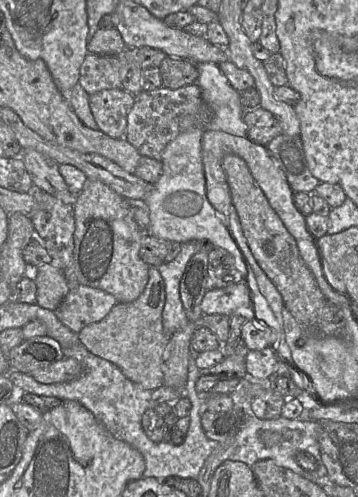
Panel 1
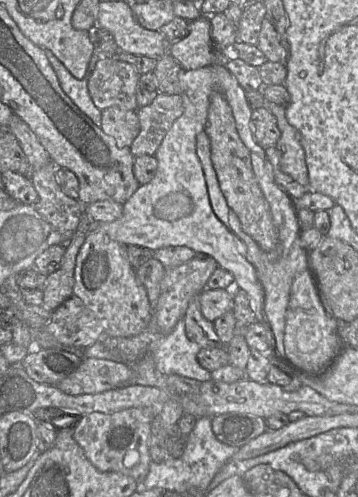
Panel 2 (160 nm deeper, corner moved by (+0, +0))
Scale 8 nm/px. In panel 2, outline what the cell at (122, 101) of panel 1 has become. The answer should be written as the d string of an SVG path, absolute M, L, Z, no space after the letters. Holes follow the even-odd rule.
M118 106L106 108L101 113L101 129L114 138L119 148L130 148L140 130L137 111Z

